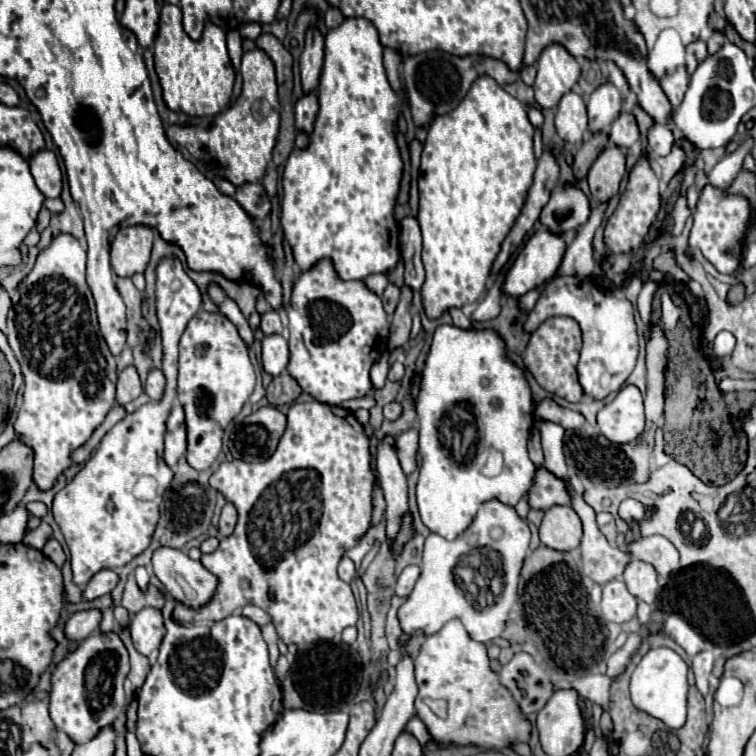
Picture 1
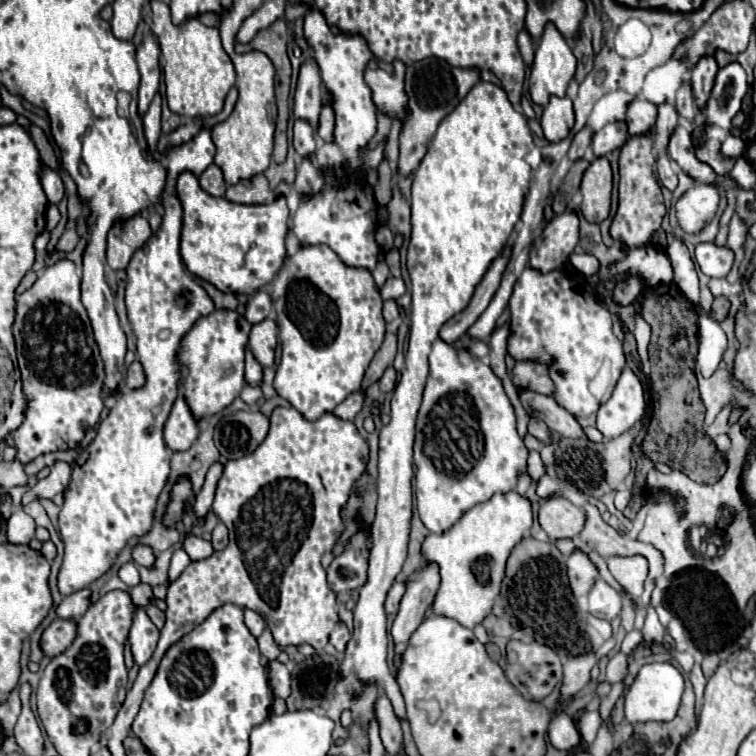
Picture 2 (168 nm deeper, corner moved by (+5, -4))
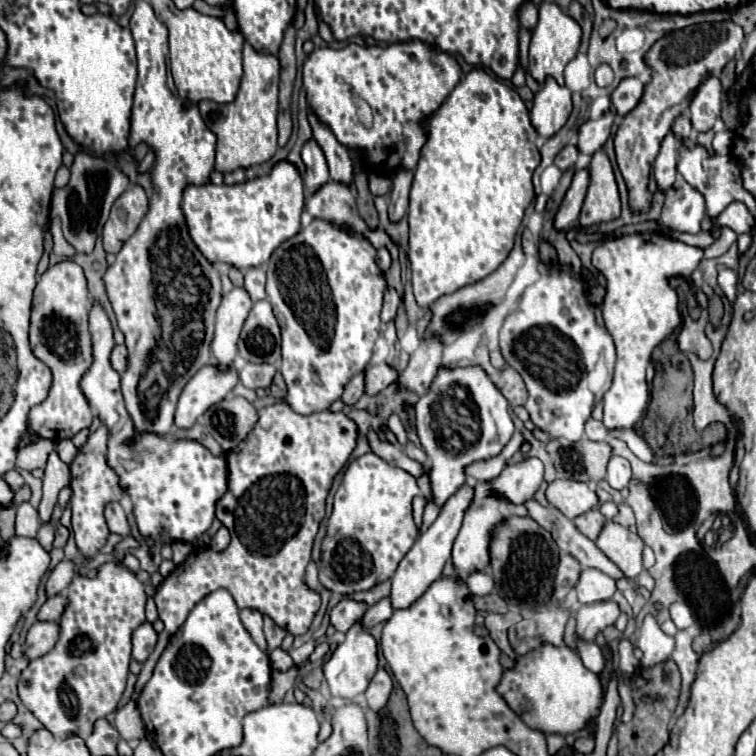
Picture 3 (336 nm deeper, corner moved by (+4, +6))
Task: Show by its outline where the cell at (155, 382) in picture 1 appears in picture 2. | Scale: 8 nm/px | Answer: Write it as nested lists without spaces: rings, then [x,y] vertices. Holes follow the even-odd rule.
[[[134,360],[126,372],[126,384],[130,390],[134,388],[142,388],[142,384],[146,384],[146,376],[142,376],[142,364],[138,360]]]

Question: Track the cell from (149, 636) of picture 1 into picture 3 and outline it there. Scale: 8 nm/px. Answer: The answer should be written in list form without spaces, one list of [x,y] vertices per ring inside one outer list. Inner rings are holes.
[[[149,622],[141,624],[133,632],[133,660],[143,664],[149,658],[149,654],[153,652],[155,644],[157,644],[157,632],[153,630],[153,626]]]

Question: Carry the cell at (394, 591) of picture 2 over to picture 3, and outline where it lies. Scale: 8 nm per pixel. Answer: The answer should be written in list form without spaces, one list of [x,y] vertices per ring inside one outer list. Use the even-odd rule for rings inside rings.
[[[385,598],[385,600],[381,600],[379,604],[373,604],[373,606],[365,612],[365,616],[363,616],[363,620],[361,620],[361,626],[363,626],[365,630],[369,630],[369,628],[373,628],[375,624],[385,622],[391,614],[393,614],[391,602],[389,602],[389,598]]]

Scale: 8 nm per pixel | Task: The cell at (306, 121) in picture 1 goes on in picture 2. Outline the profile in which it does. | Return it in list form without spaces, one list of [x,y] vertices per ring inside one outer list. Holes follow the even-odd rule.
[[[294,120],[294,138],[292,144],[300,156],[312,156],[316,150],[316,136],[314,128],[306,124],[306,120]]]

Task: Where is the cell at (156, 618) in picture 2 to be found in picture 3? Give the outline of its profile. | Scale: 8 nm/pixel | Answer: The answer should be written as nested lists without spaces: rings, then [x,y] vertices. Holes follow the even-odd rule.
[[[119,562],[101,564],[95,578],[77,576],[71,582],[67,590],[67,606],[59,618],[57,644],[45,656],[31,660],[21,672],[17,684],[17,692],[25,708],[29,708],[33,716],[57,738],[67,738],[69,734],[87,738],[93,730],[93,724],[117,708],[129,674],[131,634],[145,622],[145,600],[145,586]]]

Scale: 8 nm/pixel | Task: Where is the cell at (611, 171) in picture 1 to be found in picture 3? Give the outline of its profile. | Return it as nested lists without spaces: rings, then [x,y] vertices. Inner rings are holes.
[[[597,150],[593,154],[593,160],[589,164],[589,174],[591,174],[591,182],[581,208],[579,224],[591,226],[591,224],[617,220],[621,214],[619,190],[611,162],[603,150]]]

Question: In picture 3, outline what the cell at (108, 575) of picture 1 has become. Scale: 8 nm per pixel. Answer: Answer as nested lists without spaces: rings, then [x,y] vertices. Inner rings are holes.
[[[57,594],[57,596],[51,596],[47,598],[47,602],[41,606],[39,614],[37,614],[37,620],[41,622],[57,622],[63,614],[67,606],[67,598],[63,594]]]

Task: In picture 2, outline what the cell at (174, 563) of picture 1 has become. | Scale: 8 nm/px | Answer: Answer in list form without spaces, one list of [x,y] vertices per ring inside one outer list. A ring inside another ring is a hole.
[[[138,544],[134,550],[132,550],[132,556],[134,556],[134,562],[140,564],[140,566],[146,566],[146,568],[154,568],[154,562],[156,562],[156,554],[150,546],[142,546]]]

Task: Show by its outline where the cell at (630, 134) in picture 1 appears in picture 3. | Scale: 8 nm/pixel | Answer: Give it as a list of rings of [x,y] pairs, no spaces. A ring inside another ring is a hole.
[[[613,112],[603,114],[597,120],[587,120],[579,126],[579,134],[577,134],[577,150],[583,154],[593,154],[599,148],[603,148],[605,140],[609,138],[611,132],[611,124],[613,124]]]

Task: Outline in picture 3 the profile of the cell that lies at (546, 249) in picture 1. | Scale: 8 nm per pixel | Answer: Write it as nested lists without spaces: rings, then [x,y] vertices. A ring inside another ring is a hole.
[[[587,168],[575,170],[571,188],[567,190],[567,194],[565,194],[563,202],[561,202],[561,208],[559,208],[557,216],[555,216],[555,228],[557,230],[565,230],[573,222],[577,222],[581,206],[583,206],[583,200],[585,200],[587,186],[589,186],[589,170]]]

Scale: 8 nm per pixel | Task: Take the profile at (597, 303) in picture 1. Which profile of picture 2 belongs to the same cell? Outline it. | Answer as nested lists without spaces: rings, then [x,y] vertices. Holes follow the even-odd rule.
[[[524,268],[516,280],[510,298],[510,338],[508,354],[514,360],[540,360],[550,364],[550,378],[554,380],[554,398],[574,416],[590,416],[610,398],[620,374],[626,368],[626,356],[620,340],[612,332],[612,314],[596,300],[592,286],[580,284],[580,278],[562,270],[540,274],[532,268]]]

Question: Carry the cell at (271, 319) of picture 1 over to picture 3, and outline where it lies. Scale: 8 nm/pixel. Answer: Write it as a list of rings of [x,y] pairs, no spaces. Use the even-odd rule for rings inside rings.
[[[261,266],[245,270],[245,290],[251,294],[253,302],[263,300],[265,294],[265,270]]]

